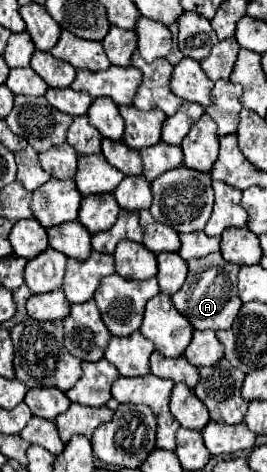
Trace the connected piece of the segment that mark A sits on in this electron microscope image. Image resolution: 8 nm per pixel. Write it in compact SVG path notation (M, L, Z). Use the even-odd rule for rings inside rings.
M210 253L202 259L190 259L188 267L190 267L190 271L188 271L188 277L186 277L186 285L182 285L182 289L172 295L174 307L196 329L202 329L202 331L204 329L212 329L212 331L230 329L234 317L238 315L238 311L242 307L242 301L234 293L240 265L224 261L224 257L220 253Z

